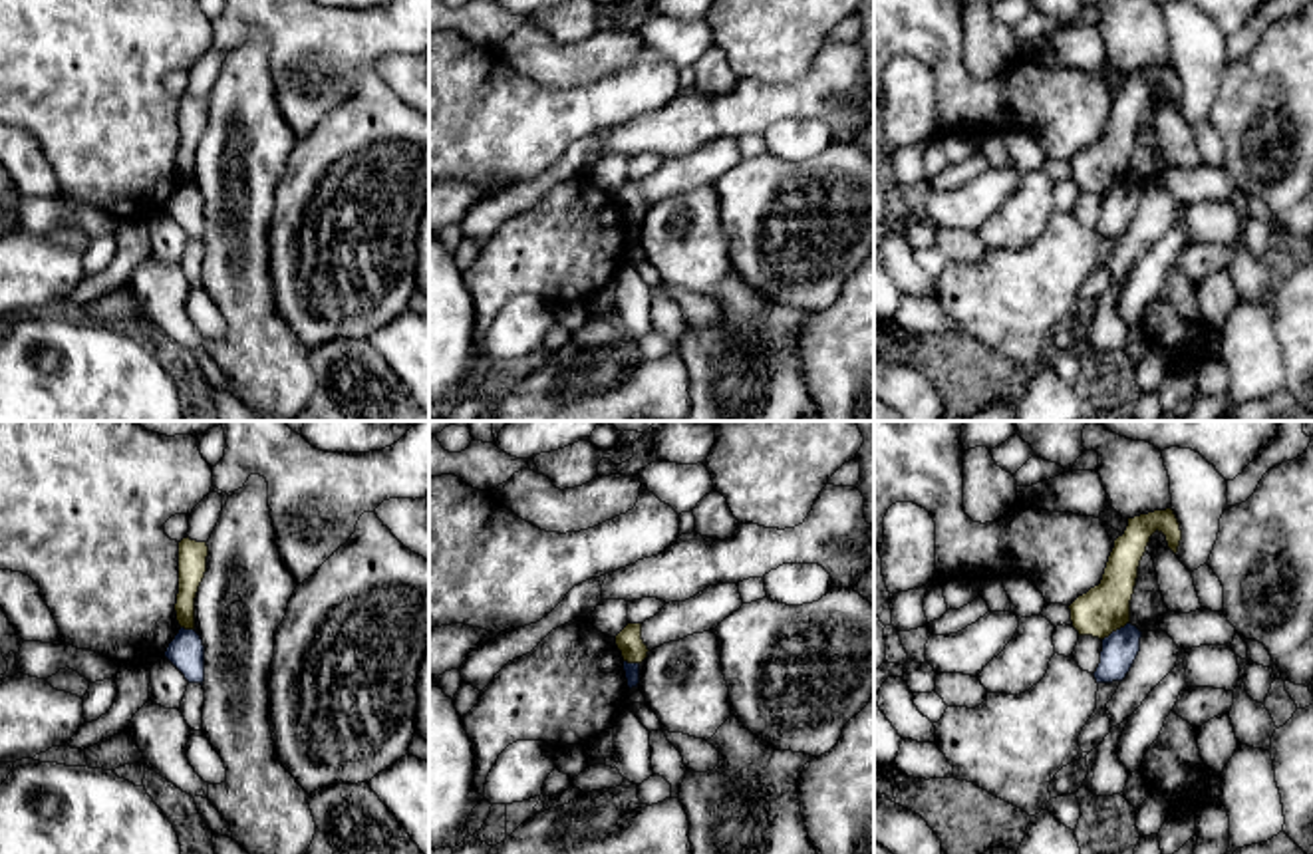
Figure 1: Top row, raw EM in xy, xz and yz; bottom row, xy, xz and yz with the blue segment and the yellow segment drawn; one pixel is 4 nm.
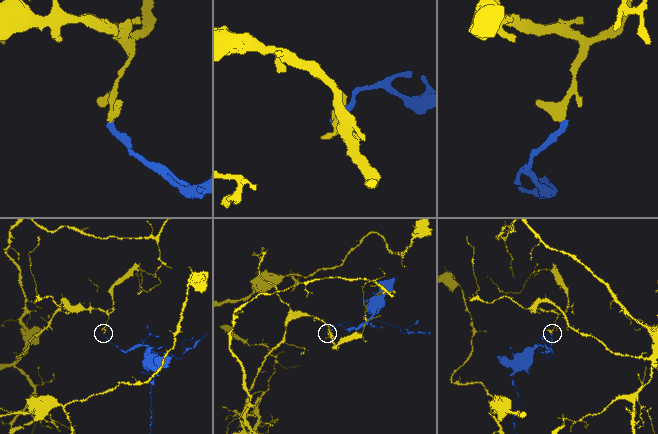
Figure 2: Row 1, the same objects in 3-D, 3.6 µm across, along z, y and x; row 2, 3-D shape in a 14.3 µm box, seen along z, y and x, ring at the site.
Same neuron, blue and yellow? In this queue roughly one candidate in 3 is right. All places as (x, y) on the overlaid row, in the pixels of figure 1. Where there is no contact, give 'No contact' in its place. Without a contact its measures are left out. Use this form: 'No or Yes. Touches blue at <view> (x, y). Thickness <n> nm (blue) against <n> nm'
No. Touches blue at yz (1117, 630). Thickness 140 nm (blue) against 200 nm

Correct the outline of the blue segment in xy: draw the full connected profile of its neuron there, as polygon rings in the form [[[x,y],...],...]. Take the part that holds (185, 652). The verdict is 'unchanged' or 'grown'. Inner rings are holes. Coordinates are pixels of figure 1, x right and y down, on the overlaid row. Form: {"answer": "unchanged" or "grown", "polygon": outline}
{"answer": "unchanged", "polygon": [[[181,628],[169,643],[165,657],[185,675],[189,683],[205,681],[205,645],[195,630]]]}

